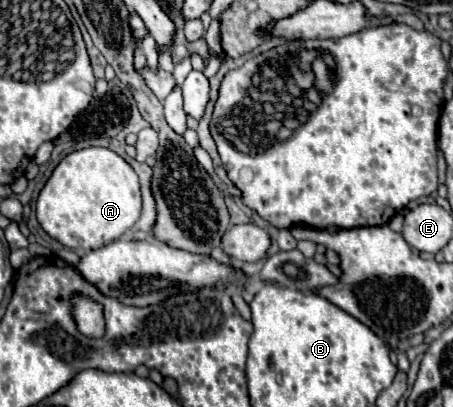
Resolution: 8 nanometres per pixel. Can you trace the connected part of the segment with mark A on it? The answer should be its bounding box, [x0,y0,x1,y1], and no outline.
[36,148,142,250]

